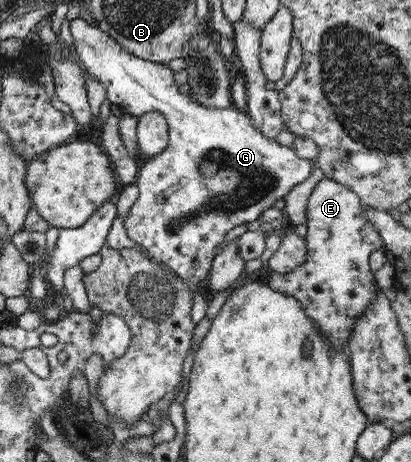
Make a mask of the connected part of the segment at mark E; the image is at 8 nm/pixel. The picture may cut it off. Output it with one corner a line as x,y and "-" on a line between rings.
323,178
317,183
306,210
305,263
287,275
269,270
268,284
301,302
304,312
317,324
317,331
327,339
329,350
345,350
357,318
376,296
378,286
369,268
369,255
382,247
382,239
366,220
357,195
333,179

